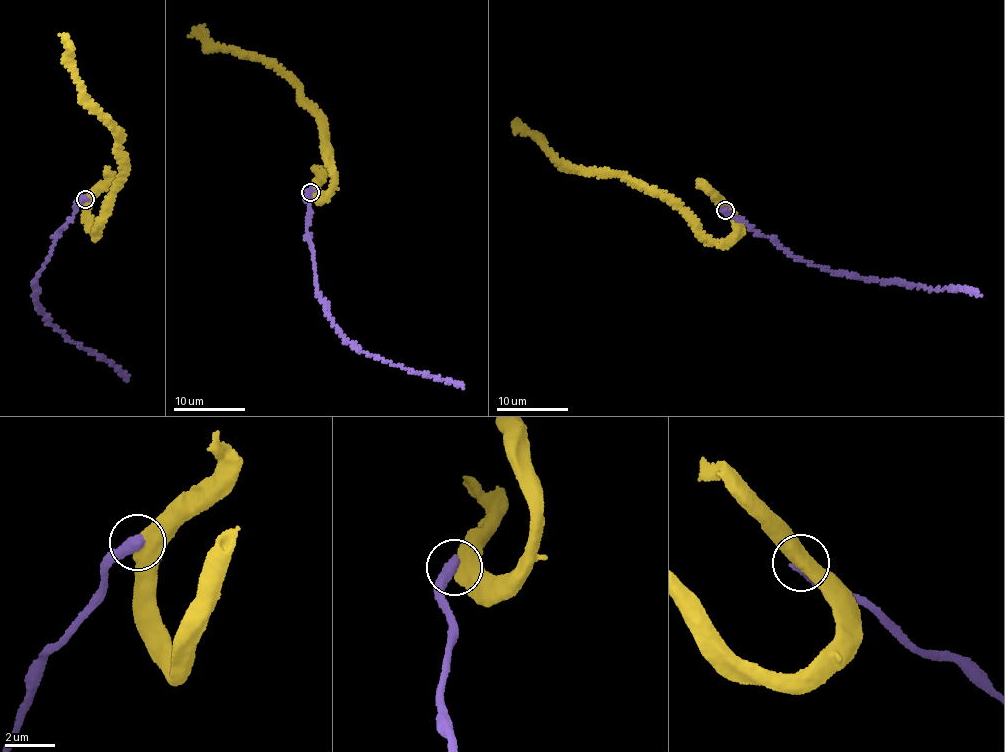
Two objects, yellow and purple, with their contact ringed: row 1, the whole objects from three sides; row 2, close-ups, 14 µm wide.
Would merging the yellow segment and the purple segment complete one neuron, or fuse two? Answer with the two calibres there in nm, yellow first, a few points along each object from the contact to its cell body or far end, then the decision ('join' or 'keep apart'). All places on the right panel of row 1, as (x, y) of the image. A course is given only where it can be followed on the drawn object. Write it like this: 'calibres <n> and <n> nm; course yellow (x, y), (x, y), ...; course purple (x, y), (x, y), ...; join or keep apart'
calibres 600 and 480 nm; course yellow (725, 210), (734, 222), (735, 233), (724, 241), (705, 238), (670, 201), (625, 179), (573, 168), (515, 118); course purple (725, 210), (759, 234), (770, 235), (796, 257), (857, 278), (895, 279), (935, 289), (967, 287), (980, 294); keep apart

